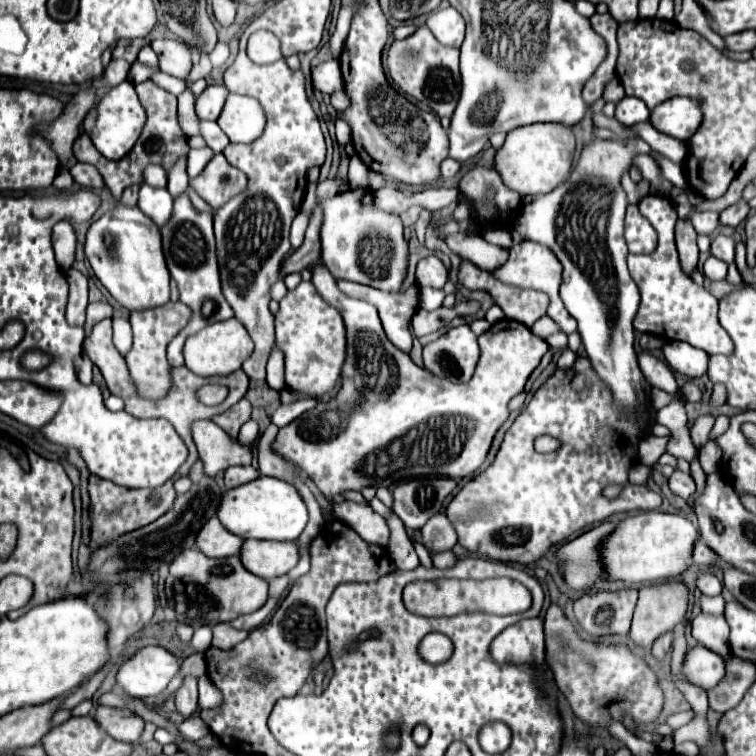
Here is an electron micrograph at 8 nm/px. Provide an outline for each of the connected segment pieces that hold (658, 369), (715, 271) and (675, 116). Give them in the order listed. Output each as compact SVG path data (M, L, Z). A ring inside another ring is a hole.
M643 350L637 352L637 362L639 362L639 368L641 368L649 386L661 388L665 392L677 392L679 386L675 382L673 370L665 362L661 362L659 358L655 358L653 354L643 352Z
M709 256L703 264L703 274L709 280L723 280L727 276L727 264L723 260L717 260L715 256Z
M671 98L651 110L651 126L671 138L687 142L701 124L701 108L689 98Z

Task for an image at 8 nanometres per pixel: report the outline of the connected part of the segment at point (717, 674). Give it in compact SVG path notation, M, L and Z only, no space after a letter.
M697 644L687 650L681 674L683 680L687 680L689 684L711 690L725 676L725 662L719 654Z

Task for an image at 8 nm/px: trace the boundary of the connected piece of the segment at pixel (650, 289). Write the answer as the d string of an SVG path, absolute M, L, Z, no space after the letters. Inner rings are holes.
M649 194L639 204L641 214L651 222L659 234L659 244L653 254L629 254L627 264L631 278L641 292L641 304L633 320L633 328L639 332L649 332L665 340L683 340L707 354L731 354L733 342L729 334L721 328L717 320L717 298L709 294L703 286L697 286L685 272L681 272L677 248L675 248L675 222L677 212L671 198Z

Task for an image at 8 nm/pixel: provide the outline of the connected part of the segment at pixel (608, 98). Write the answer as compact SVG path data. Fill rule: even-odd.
M613 78L607 86L605 86L605 92L603 92L603 100L605 102L619 102L621 98L625 96L625 92L623 92L623 86L621 86L621 82L617 80L617 78Z

